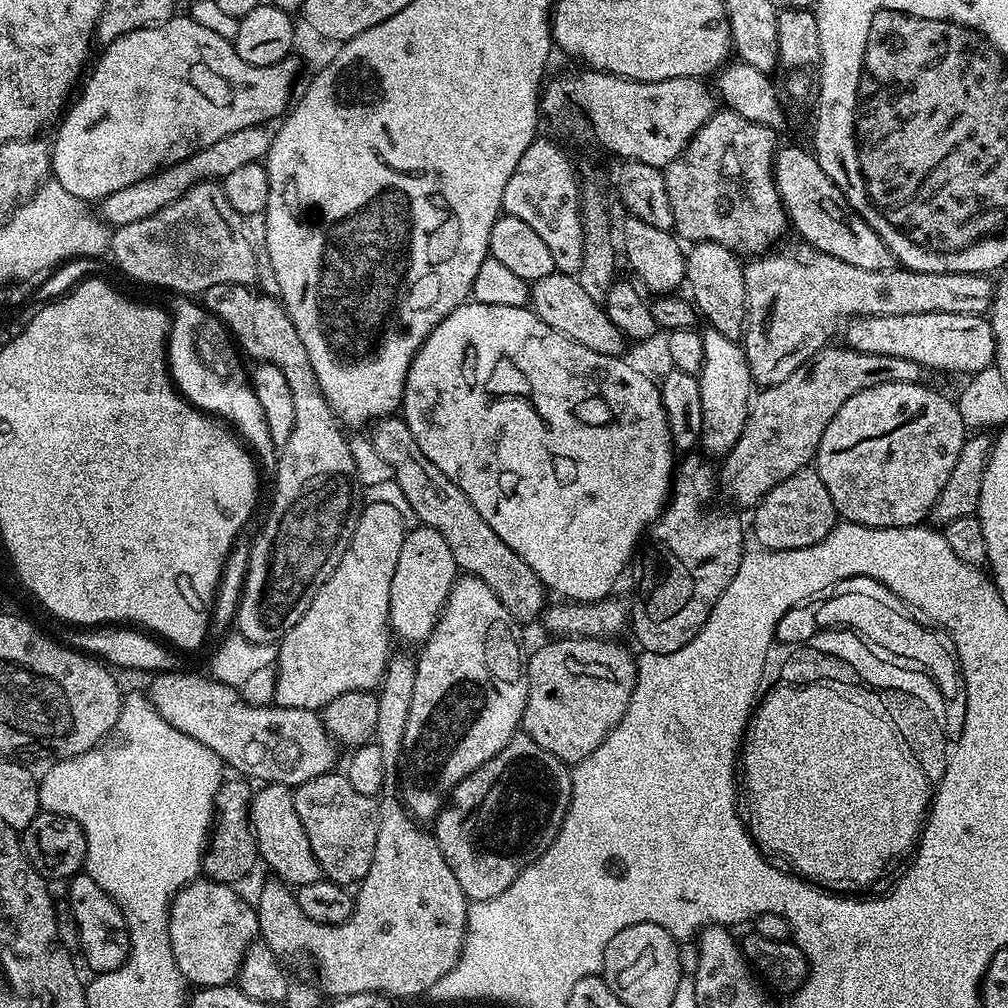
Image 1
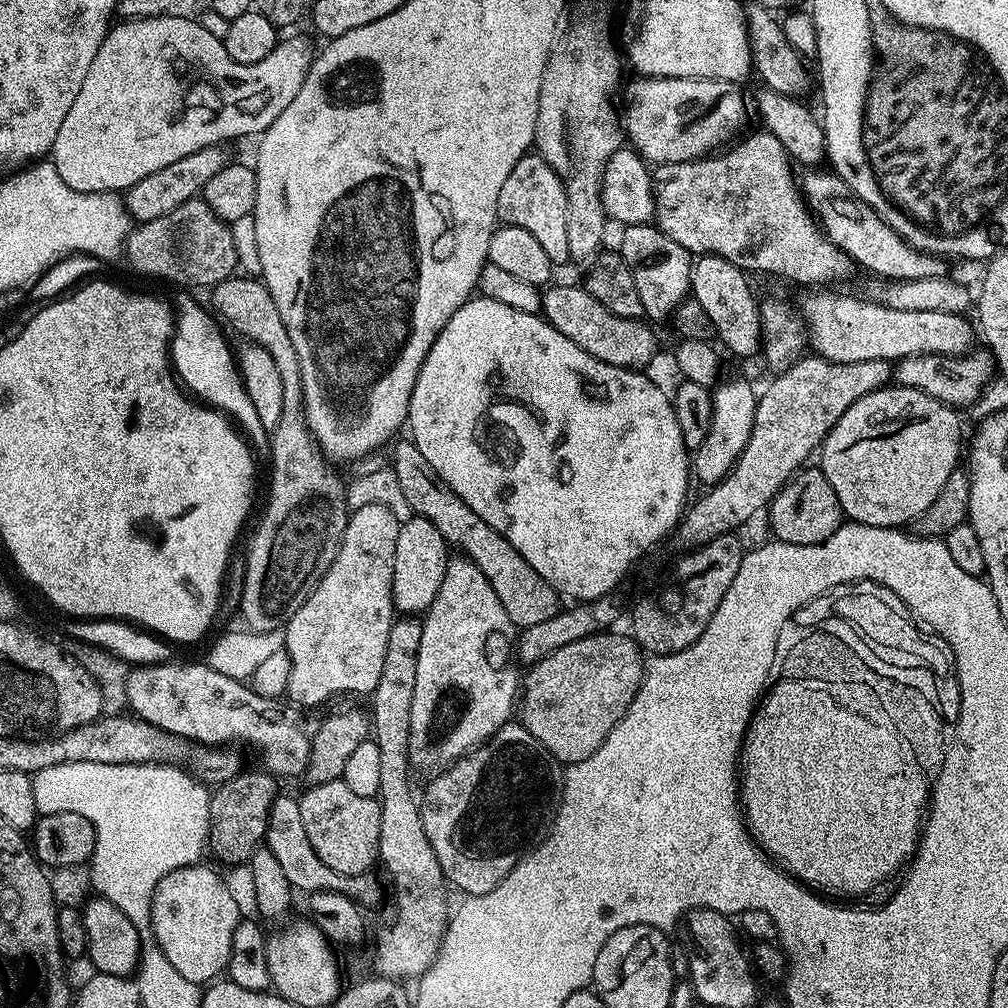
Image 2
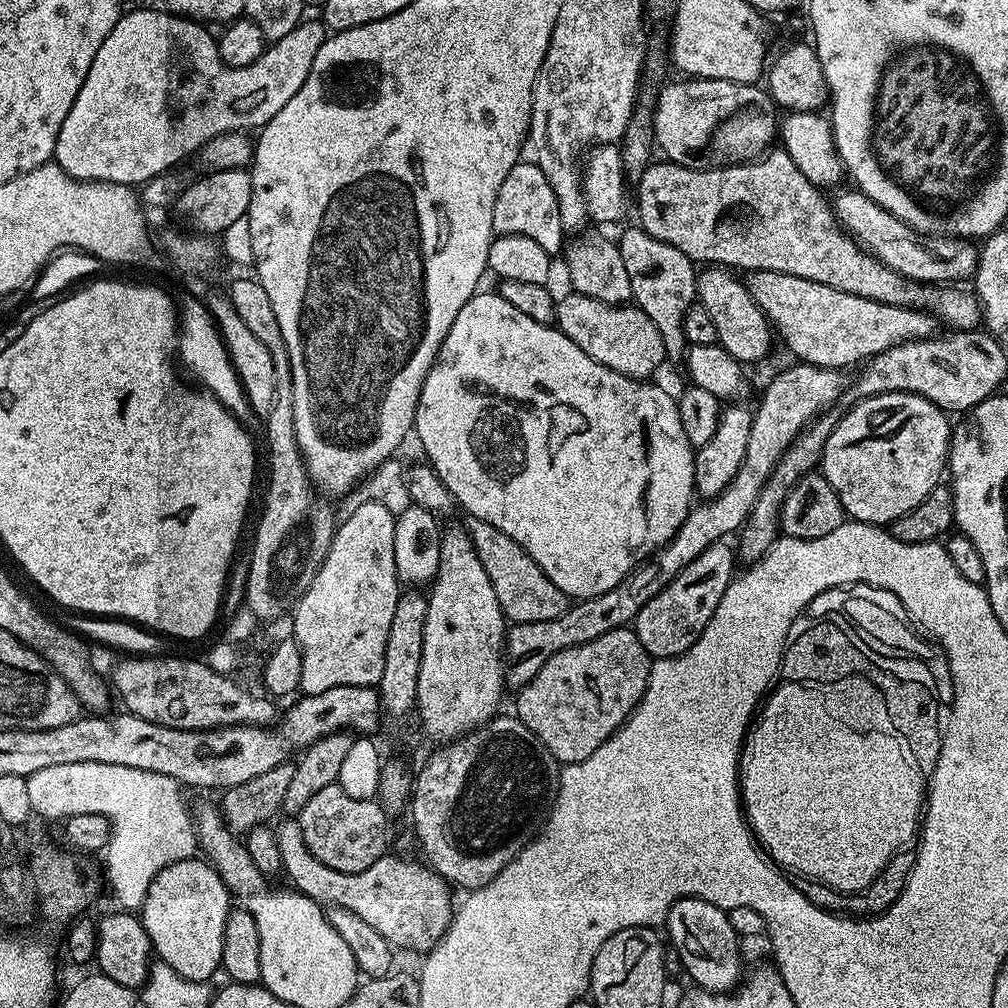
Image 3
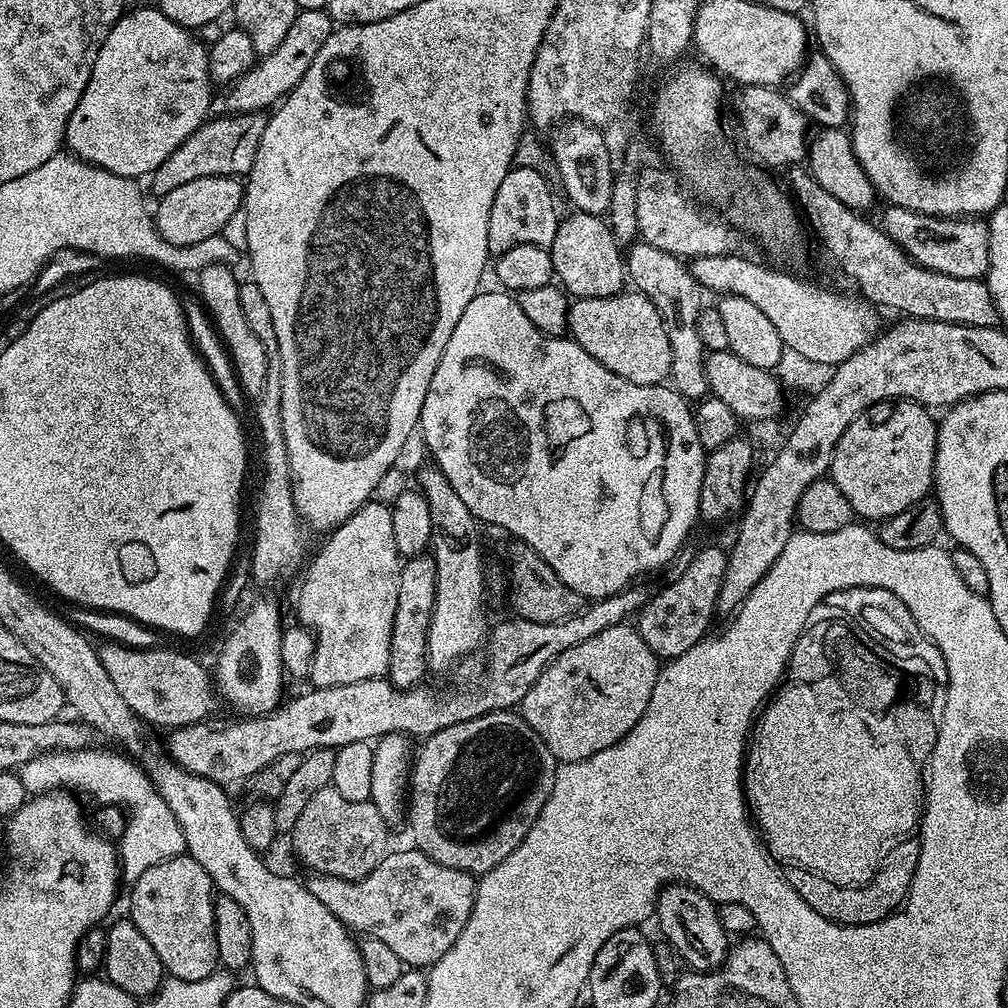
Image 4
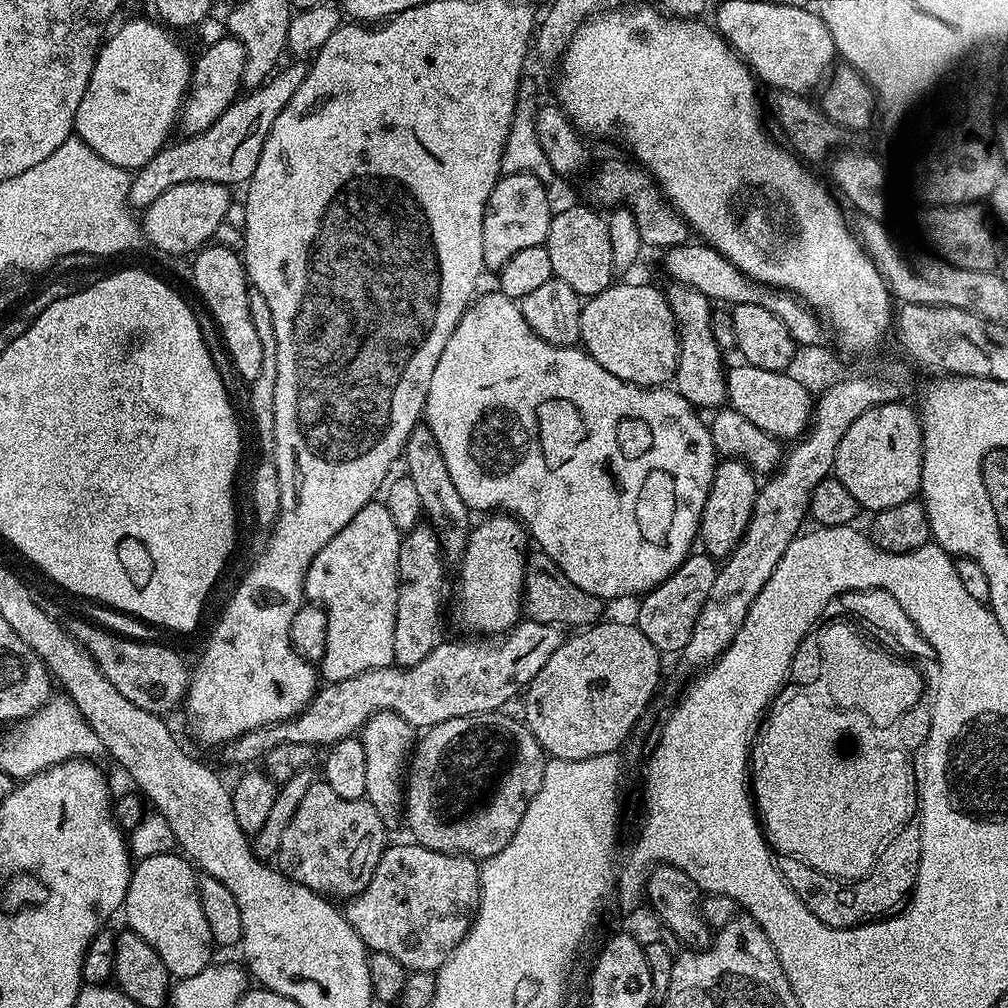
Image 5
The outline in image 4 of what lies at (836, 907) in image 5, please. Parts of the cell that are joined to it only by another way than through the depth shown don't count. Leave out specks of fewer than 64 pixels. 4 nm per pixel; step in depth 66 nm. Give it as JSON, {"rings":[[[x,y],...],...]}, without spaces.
{"rings":[[[905,838],[897,842],[886,855],[884,861],[876,867],[874,878],[868,884],[853,886],[848,892],[839,896],[823,887],[819,897],[826,898],[826,910],[823,912],[827,920],[834,920],[837,924],[873,924],[893,915],[903,905],[908,888],[918,866],[921,841],[916,838]]]}

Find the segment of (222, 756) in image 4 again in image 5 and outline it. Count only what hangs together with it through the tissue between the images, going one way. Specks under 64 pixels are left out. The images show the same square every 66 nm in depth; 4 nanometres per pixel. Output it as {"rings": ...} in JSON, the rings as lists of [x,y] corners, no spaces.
{"rings":[[[527,618],[521,619],[519,623],[513,625],[511,629],[503,633],[499,638],[470,638],[466,644],[444,644],[445,642],[437,643],[434,650],[430,650],[430,654],[426,654],[426,658],[422,658],[422,662],[418,662],[418,666],[410,666],[409,668],[401,668],[393,666],[391,668],[379,668],[378,670],[366,670],[362,674],[354,674],[354,678],[346,678],[345,680],[333,680],[325,683],[323,687],[317,691],[313,696],[312,701],[307,704],[303,710],[291,720],[284,720],[280,724],[271,724],[268,728],[259,728],[258,730],[250,730],[246,734],[242,734],[236,740],[231,741],[230,749],[232,748],[232,760],[236,764],[248,764],[244,766],[252,766],[255,762],[263,761],[267,752],[274,750],[274,746],[282,746],[282,742],[306,742],[313,746],[331,746],[345,740],[348,736],[356,736],[357,733],[363,729],[363,726],[368,719],[374,714],[379,712],[393,712],[401,716],[406,723],[414,730],[427,730],[438,726],[438,722],[446,722],[450,718],[462,718],[463,716],[473,716],[474,714],[482,714],[483,712],[499,712],[508,704],[512,699],[519,697],[521,693],[527,689],[528,684],[538,674],[538,670],[542,670],[542,666],[546,666],[546,662],[550,662],[550,657],[554,655],[554,650],[558,650],[558,646],[562,646],[566,639],[565,633],[561,631],[555,624],[547,624],[546,622],[534,622]]]}

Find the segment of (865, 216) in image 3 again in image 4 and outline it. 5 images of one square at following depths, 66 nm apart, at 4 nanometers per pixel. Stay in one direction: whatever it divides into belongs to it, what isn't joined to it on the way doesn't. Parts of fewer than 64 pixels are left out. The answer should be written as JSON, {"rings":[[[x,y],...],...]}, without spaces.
{"rings":[[[897,204],[885,207],[882,227],[884,233],[905,252],[915,264],[938,274],[950,274],[950,278],[983,278],[990,262],[988,249],[988,225],[980,218],[955,216],[927,216],[914,210],[906,210]]]}

